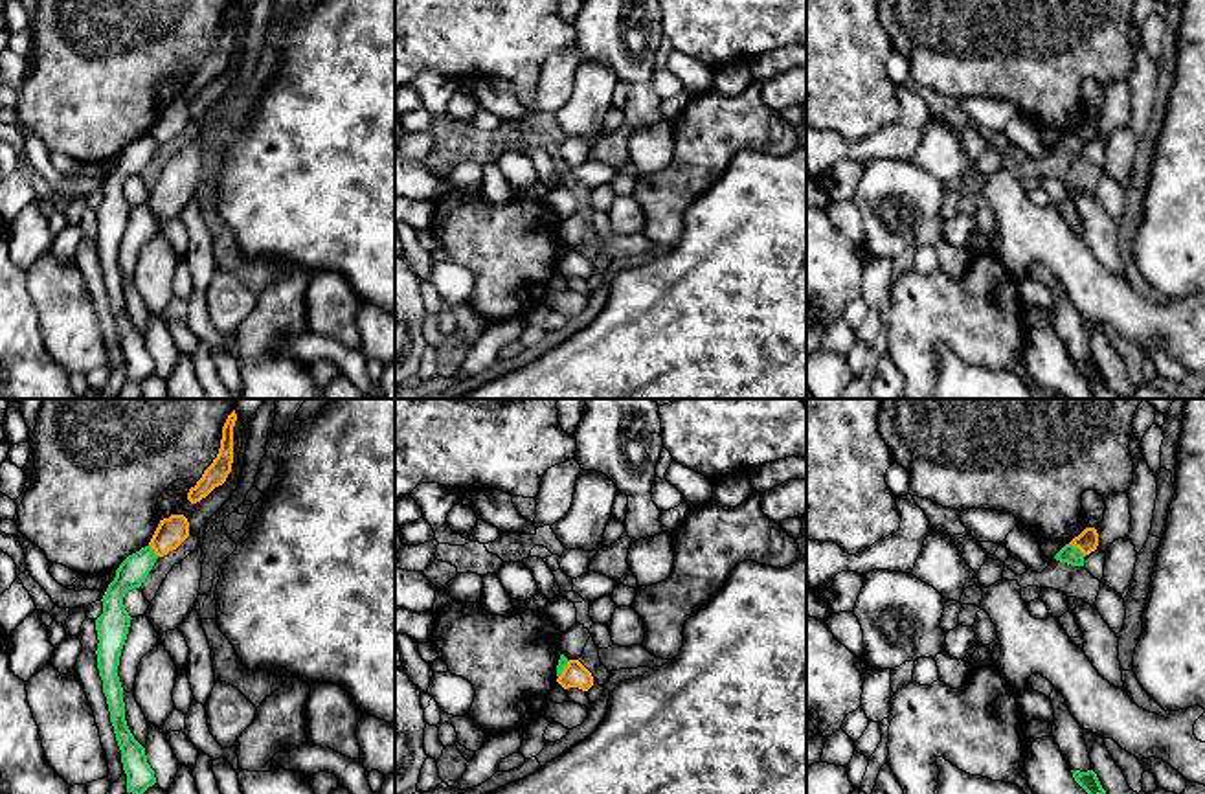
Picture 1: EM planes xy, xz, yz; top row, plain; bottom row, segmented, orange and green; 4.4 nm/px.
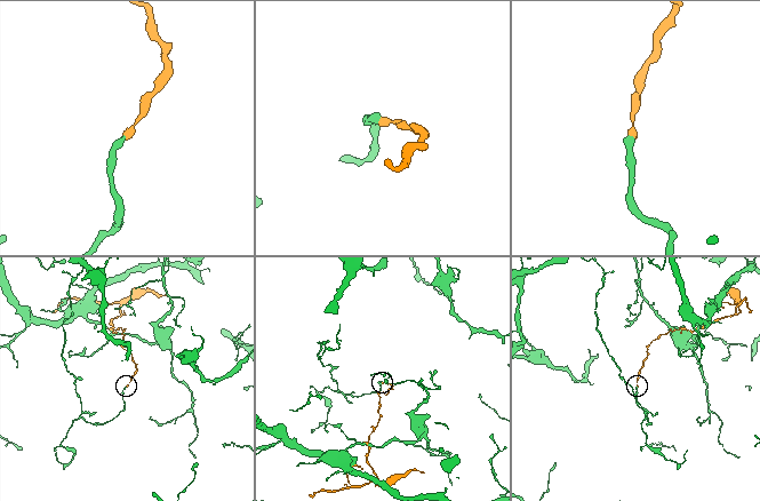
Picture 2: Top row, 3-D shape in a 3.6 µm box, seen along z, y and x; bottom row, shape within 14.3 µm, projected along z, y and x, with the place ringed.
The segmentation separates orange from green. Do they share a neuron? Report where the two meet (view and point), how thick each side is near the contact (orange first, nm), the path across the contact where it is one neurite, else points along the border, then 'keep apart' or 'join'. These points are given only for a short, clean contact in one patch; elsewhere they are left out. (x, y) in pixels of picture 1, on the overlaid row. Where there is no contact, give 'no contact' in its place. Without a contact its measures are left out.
meets orange in yz at (1077, 546); 90 nm thick on the orange side, 80 nm on the other; keep apart

